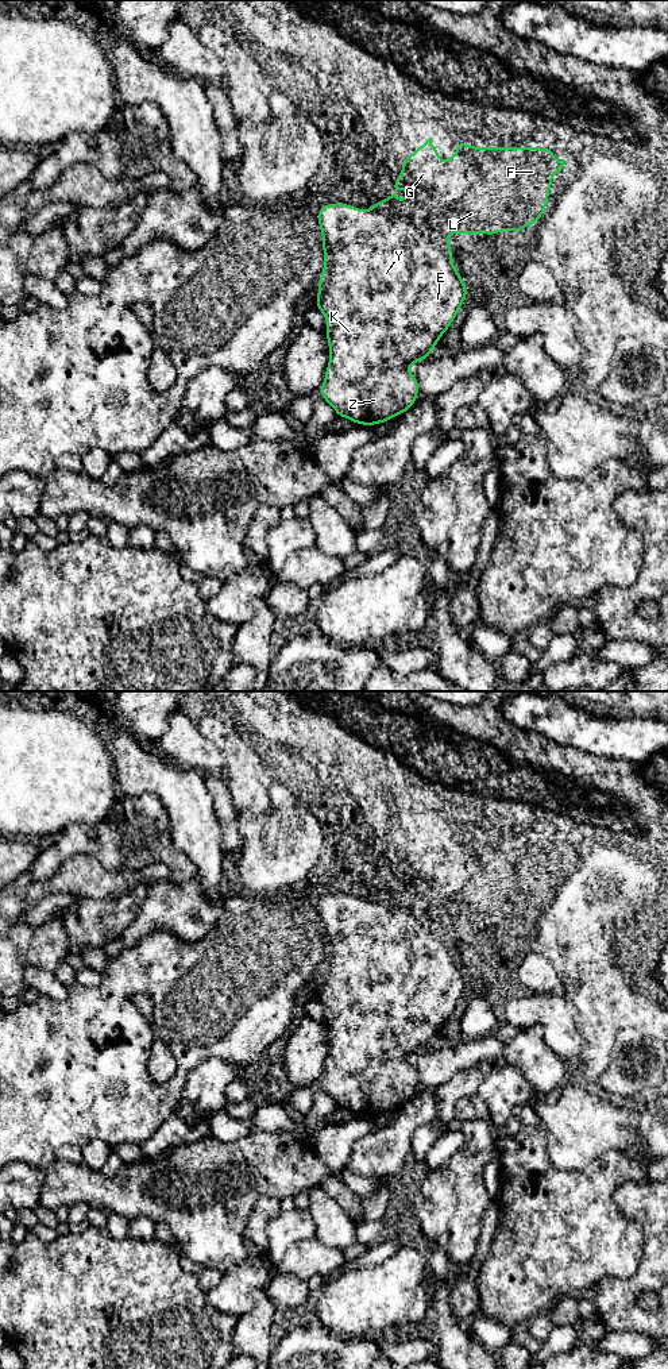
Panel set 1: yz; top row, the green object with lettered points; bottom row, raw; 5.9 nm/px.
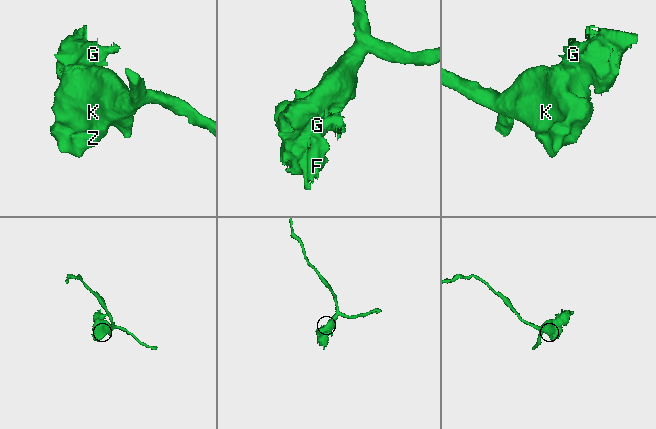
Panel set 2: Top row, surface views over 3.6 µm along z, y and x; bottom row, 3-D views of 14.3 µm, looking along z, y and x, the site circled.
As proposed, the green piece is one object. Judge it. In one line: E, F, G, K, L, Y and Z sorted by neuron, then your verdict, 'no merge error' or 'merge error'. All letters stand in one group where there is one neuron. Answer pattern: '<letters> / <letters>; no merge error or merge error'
E F G K L Y Z; no merge error

